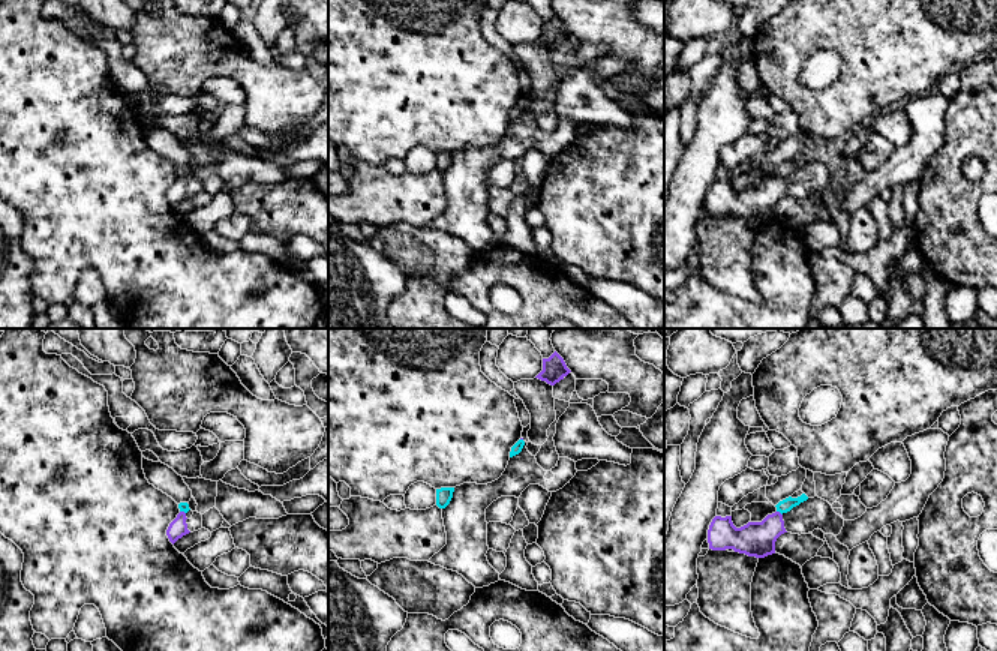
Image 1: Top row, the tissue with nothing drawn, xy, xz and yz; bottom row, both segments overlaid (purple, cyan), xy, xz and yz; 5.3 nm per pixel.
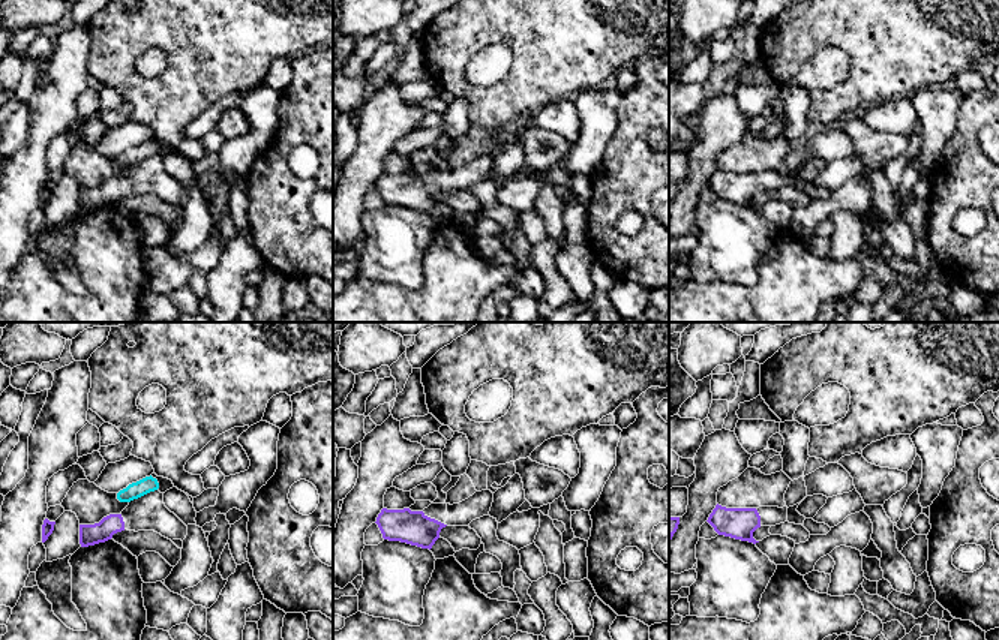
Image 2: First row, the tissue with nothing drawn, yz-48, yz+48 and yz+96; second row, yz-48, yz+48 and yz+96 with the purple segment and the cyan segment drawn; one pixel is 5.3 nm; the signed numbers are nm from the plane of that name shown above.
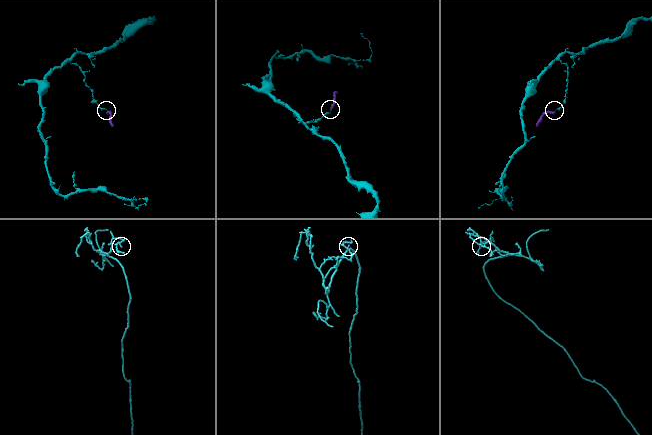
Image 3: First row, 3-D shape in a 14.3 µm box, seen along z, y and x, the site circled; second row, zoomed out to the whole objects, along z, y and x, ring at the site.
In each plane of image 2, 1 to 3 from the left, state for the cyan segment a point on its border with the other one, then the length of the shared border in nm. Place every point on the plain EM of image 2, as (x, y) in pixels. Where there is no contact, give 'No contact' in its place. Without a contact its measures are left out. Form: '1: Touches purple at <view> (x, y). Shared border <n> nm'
1: No contact
2: No contact
3: No contact

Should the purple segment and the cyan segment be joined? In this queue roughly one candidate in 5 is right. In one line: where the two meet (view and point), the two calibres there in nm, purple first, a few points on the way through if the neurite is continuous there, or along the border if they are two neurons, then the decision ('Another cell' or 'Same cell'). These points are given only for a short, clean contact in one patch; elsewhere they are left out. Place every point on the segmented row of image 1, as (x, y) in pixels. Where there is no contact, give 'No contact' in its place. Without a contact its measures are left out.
Touches purple at yz (780, 513). Thickness 190 nm (purple) against 70 nm. Boundary: yz (777, 510), (781, 515). Another cell

